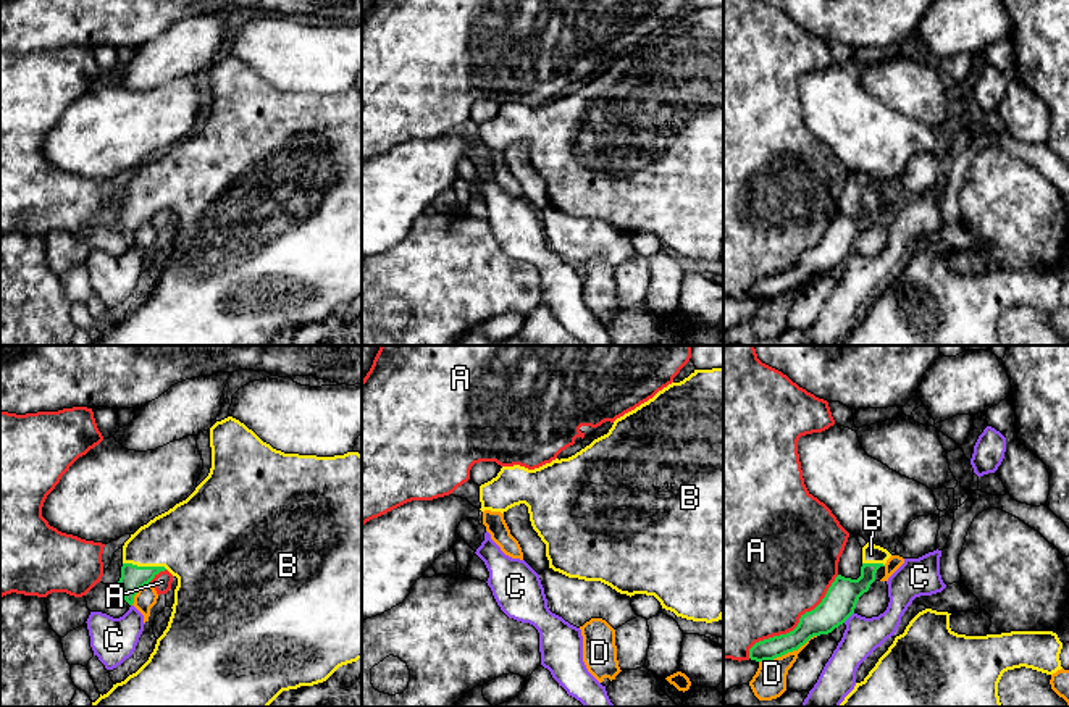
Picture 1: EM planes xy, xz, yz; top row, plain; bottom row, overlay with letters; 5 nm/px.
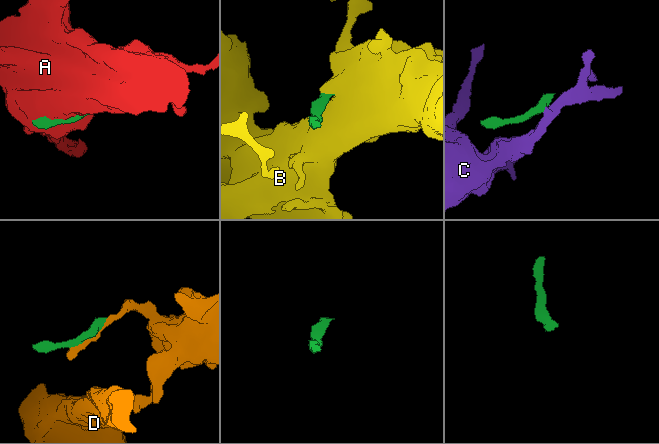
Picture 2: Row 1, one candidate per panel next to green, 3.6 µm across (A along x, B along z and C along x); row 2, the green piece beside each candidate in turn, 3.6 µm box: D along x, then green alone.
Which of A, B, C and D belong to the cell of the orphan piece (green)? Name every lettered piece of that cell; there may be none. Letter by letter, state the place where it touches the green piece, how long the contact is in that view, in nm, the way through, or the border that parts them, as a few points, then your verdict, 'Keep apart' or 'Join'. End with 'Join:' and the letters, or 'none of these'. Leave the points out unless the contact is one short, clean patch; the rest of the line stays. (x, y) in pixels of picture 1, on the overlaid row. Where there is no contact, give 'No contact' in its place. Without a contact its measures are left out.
A: Touches green at yz (796, 627). Shared border 600 nm. Keep apart
B: Touches green at xy (146, 567). Shared border 220 nm. Path across: xy (133, 578), (146, 567), (170, 543), (188, 539). Join
C: Touches green at yz (848, 617). Shared border 80 nm. Boundary: yz (853, 612), (843, 622). Keep apart
D: Touches green at yz (787, 652). Shared border 320 nm. Keep apart
Join: B

